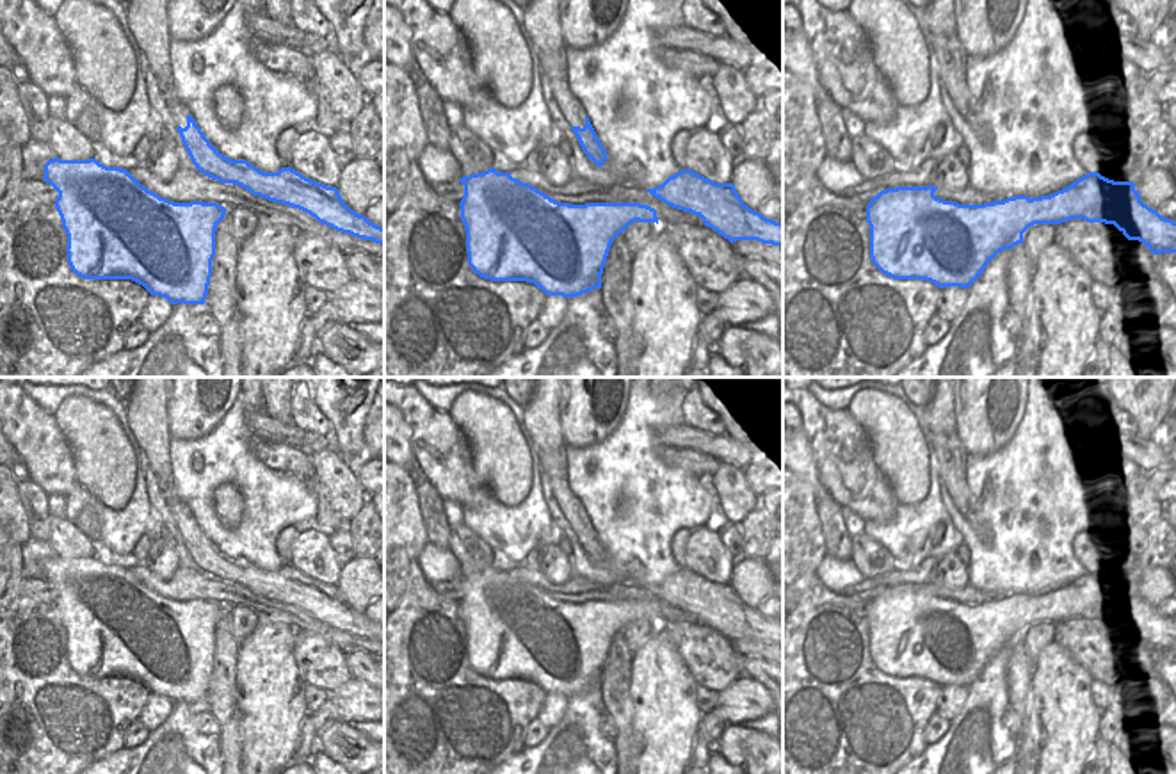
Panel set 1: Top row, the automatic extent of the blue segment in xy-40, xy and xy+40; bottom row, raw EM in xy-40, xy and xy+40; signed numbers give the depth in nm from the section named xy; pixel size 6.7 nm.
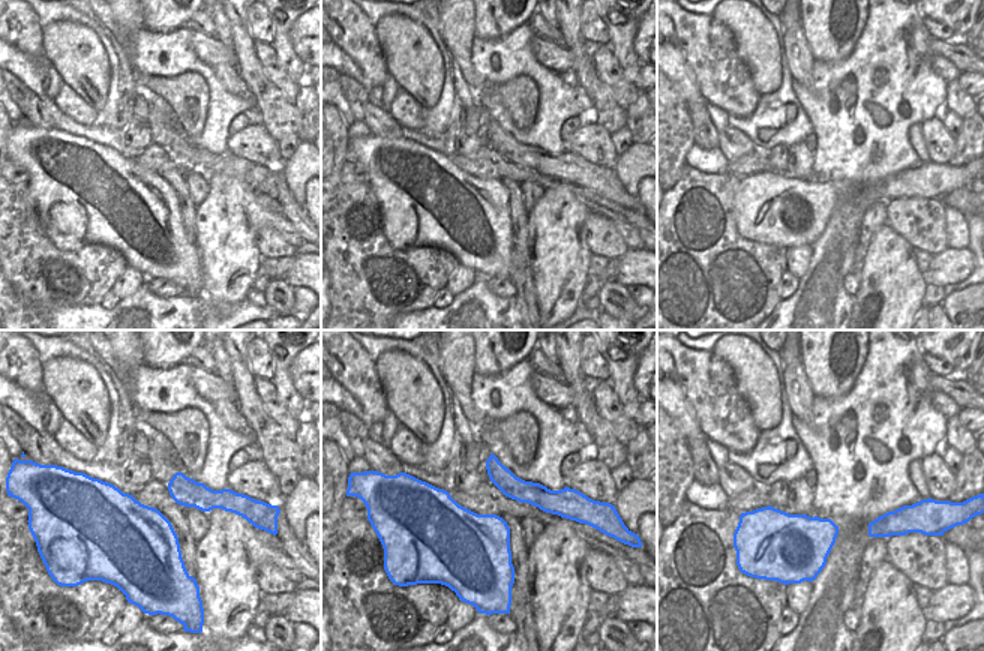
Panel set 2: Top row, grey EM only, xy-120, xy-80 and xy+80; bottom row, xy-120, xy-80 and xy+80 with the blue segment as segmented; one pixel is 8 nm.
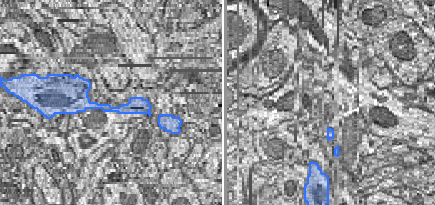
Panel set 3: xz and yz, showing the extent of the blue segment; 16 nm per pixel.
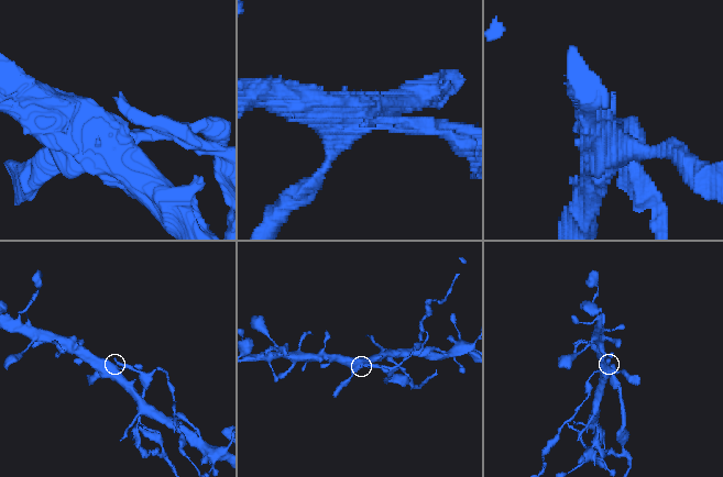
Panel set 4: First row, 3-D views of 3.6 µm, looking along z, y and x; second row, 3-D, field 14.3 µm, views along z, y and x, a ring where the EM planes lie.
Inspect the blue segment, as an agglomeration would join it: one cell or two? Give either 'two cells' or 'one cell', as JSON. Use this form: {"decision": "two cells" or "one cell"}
{"decision": "two cells"}

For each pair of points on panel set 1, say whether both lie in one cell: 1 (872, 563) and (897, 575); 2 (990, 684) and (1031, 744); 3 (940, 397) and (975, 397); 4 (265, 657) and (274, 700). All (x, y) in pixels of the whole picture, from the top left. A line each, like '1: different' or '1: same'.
1: different
2: different
3: different
4: same

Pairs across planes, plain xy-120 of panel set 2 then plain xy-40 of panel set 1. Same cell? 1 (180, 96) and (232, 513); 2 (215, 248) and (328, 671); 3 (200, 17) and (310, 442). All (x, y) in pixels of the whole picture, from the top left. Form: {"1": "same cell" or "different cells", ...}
{"1": "same cell", "2": "different cells", "3": "same cell"}

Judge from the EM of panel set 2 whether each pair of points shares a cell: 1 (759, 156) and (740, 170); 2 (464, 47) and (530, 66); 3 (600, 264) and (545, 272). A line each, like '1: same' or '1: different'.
1: same
2: different
3: different

